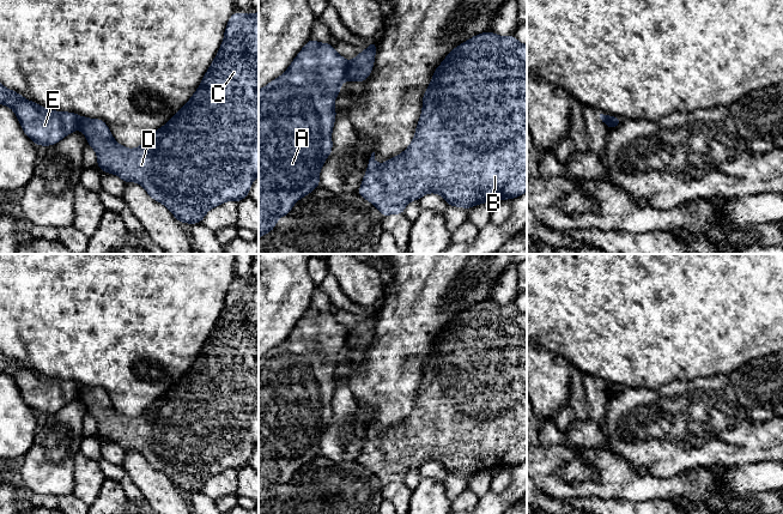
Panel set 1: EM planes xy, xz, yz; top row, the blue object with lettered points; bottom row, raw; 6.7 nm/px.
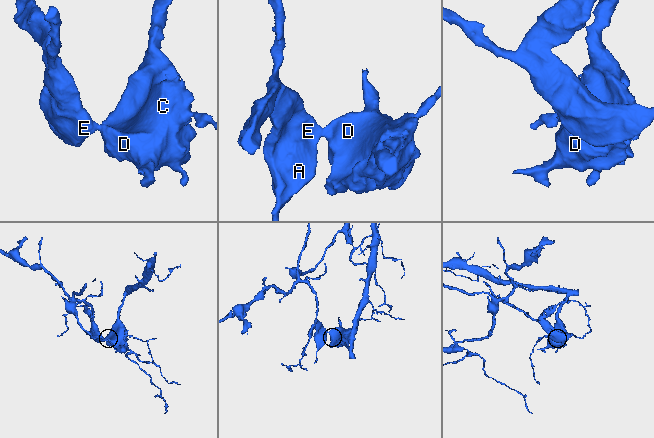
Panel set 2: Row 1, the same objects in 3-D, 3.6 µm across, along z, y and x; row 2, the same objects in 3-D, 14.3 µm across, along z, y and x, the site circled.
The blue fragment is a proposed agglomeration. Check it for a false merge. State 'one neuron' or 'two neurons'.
two neurons

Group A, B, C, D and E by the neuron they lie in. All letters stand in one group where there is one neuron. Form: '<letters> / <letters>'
A E / B C D

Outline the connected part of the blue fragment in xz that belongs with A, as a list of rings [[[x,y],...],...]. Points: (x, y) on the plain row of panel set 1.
[[[310,307],[296,323],[286,340],[259,358],[259,507],[271,501],[275,496],[278,488],[289,483],[299,467],[320,454],[320,439],[333,418],[332,400],[336,386],[334,370],[346,347],[347,335],[348,329],[339,323],[330,312],[321,312]]]

